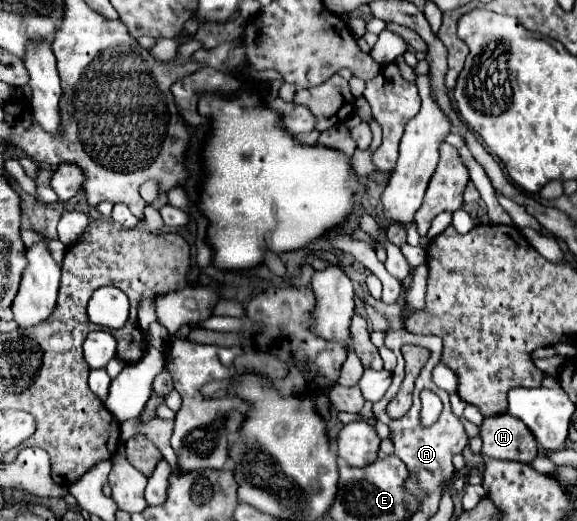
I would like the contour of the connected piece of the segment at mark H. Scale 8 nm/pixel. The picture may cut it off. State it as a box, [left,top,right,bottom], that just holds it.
[481,413,537,463]

